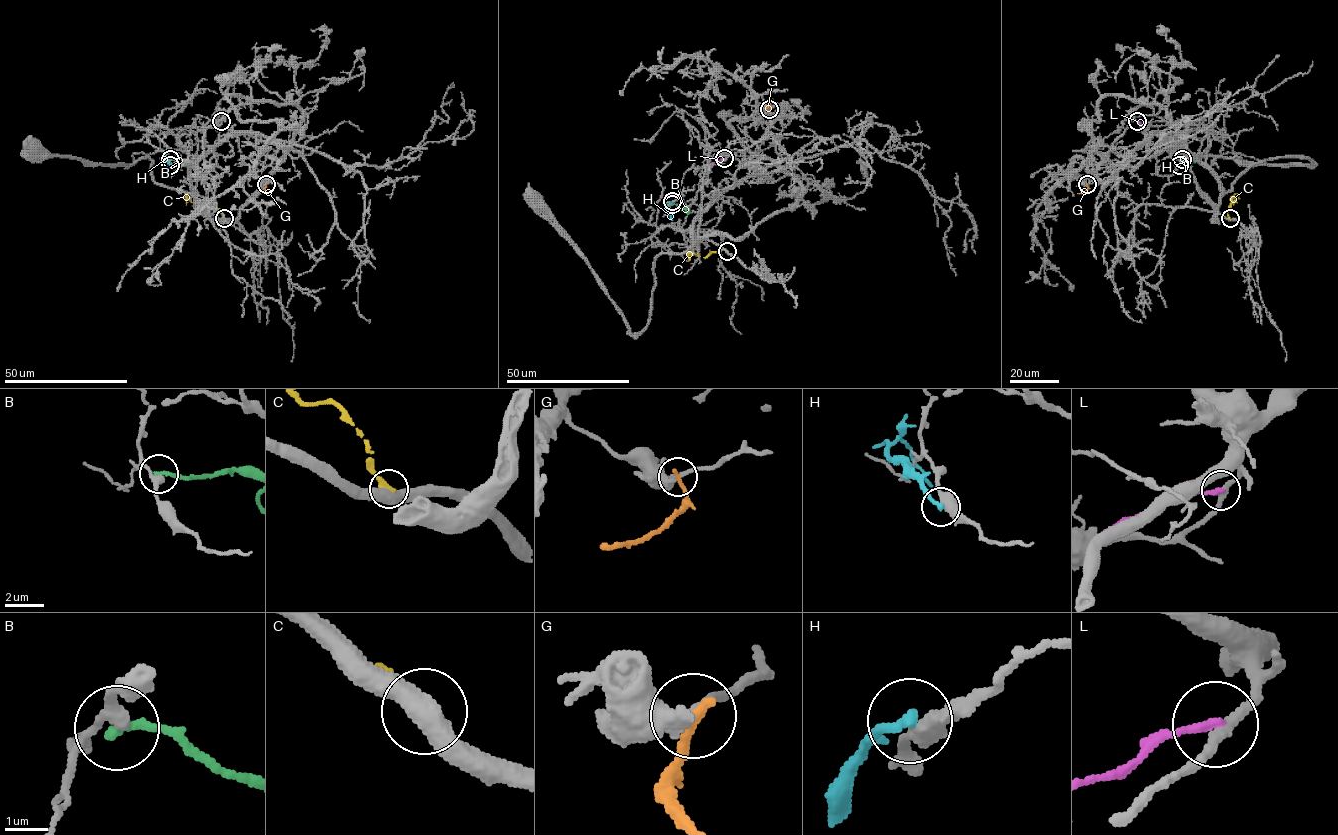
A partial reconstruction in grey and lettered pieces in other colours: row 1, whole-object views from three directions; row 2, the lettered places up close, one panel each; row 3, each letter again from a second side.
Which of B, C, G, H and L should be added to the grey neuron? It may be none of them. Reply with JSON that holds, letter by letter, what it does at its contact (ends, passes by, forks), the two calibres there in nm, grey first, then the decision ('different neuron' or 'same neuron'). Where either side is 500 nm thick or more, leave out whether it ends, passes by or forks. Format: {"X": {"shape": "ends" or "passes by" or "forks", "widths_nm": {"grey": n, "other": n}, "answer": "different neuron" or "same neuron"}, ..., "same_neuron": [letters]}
{"B": {"shape": "ends", "widths_nm": {"grey": 260, "other": 240}, "answer": "different neuron"}, "C": {"widths_nm": {"grey": 500, "other": 260}, "answer": "different neuron"}, "G": {"shape": "ends", "widths_nm": {"grey": 240, "other": 260}, "answer": "different neuron"}, "H": {"shape": "ends", "widths_nm": {"grey": 400, "other": 260}, "answer": "different neuron"}, "L": {"shape": "ends", "widths_nm": {"grey": 240, "other": 240}, "answer": "different neuron"}, "same_neuron": []}

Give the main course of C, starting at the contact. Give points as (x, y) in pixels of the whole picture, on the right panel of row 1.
C: (1230, 218), (1227, 210), (1230, 203), (1236, 202), (1230, 199), (1233, 195), (1239, 198)

